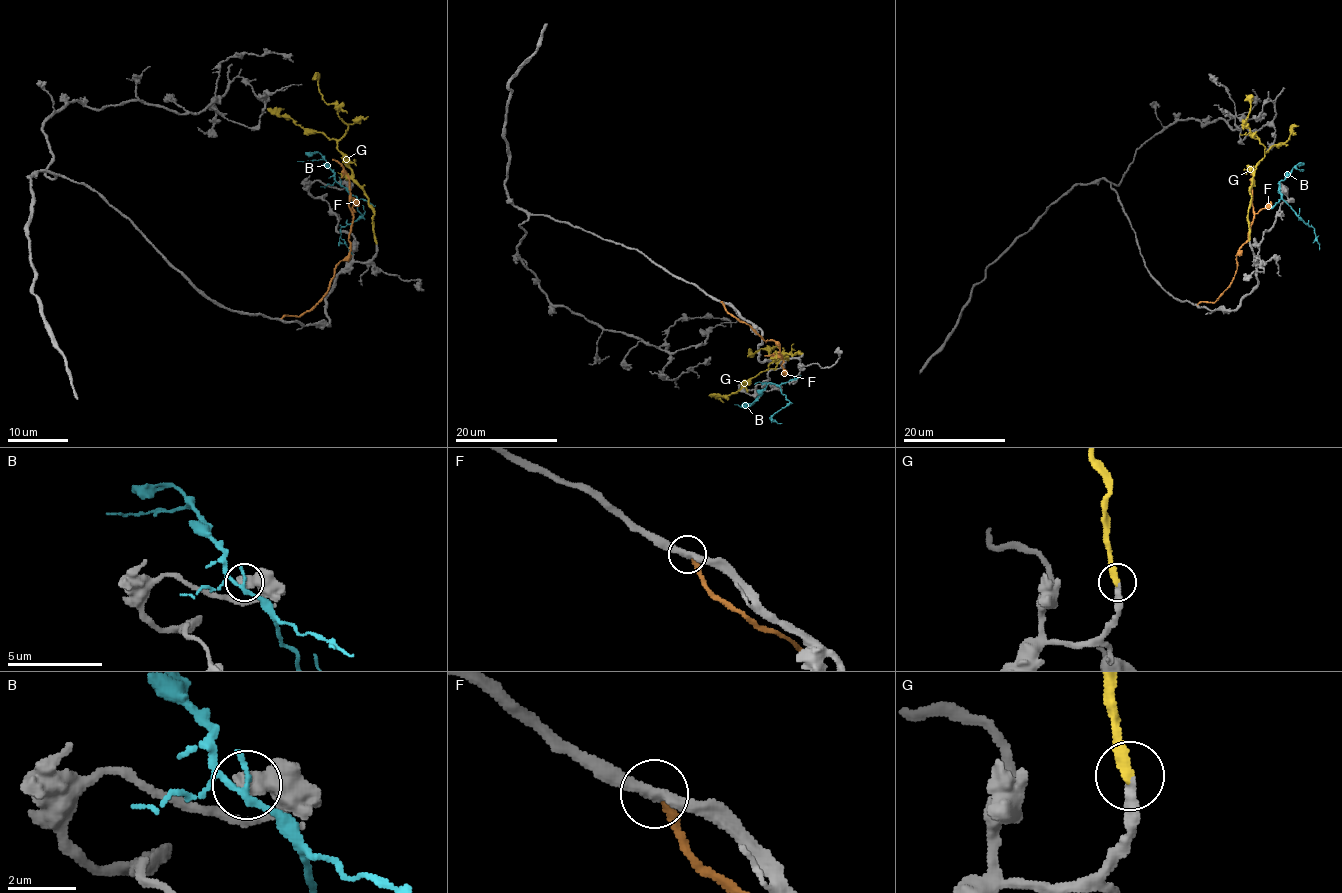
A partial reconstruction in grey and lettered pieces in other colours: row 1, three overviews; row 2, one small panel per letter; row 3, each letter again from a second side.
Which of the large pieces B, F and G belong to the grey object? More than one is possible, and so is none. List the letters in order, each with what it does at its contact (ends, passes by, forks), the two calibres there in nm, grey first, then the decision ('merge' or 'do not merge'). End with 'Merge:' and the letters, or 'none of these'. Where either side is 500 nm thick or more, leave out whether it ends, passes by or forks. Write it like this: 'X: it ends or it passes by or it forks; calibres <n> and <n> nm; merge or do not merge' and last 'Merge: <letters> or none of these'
B: calibres 500 and 160 nm; do not merge
F: it ends; calibres 320 and 200 nm; do not merge
G: it ends; calibres 240 and 300 nm; merge
Merge: G

